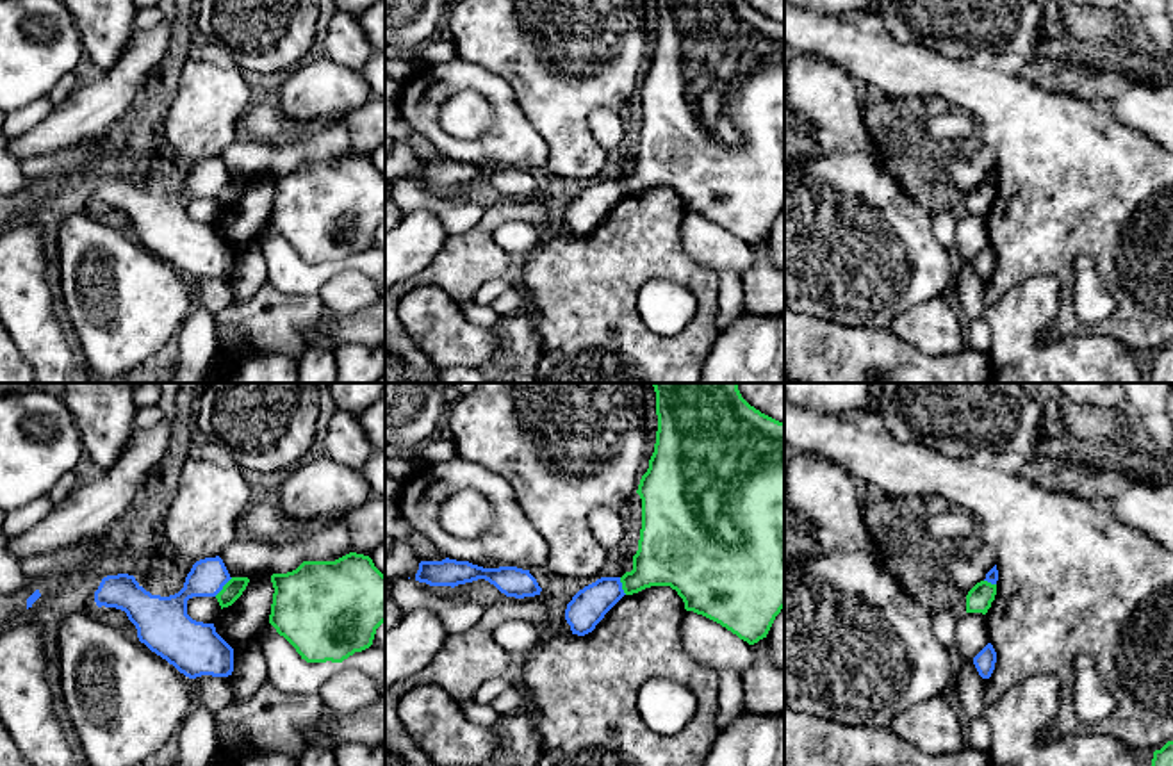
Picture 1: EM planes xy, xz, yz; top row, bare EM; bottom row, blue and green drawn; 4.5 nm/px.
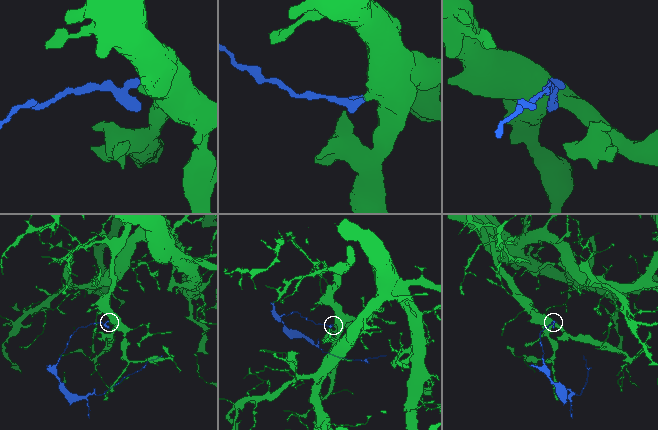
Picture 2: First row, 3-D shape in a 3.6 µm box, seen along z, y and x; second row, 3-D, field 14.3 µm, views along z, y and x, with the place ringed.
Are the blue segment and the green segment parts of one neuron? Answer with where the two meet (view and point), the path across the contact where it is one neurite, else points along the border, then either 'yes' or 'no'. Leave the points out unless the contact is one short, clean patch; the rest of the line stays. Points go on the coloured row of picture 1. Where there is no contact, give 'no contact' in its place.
xy (223, 585) | along xy (232, 578), (214, 595) | no

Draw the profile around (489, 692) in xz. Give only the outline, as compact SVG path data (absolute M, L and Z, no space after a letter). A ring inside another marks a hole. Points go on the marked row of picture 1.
M506 677L492 679L480 686L476 691L476 702L492 704L499 695L513 688L515 684Z

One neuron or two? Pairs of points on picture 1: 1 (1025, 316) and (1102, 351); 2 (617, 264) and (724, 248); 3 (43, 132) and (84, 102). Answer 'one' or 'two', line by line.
1: one
2: two
3: one

